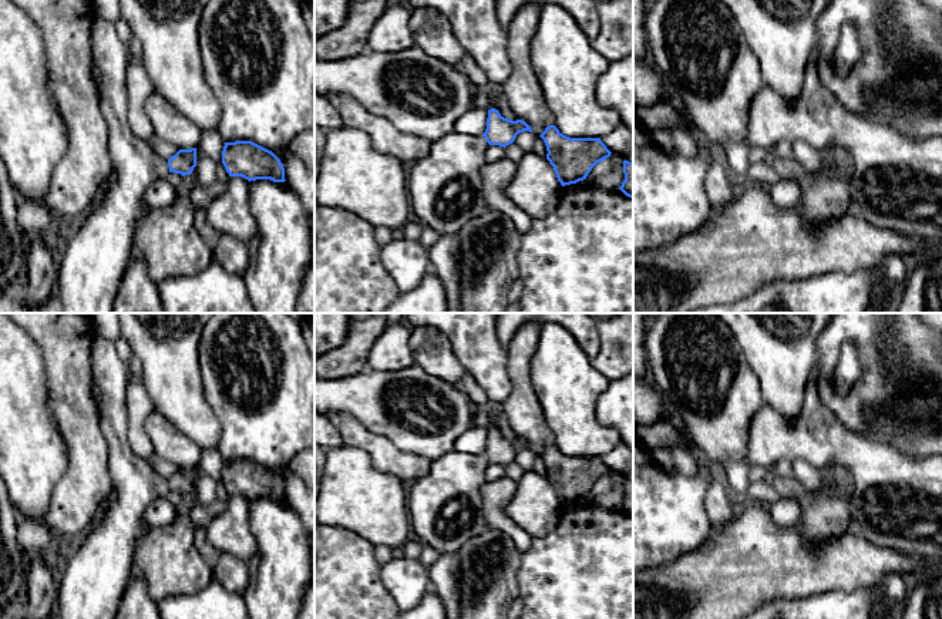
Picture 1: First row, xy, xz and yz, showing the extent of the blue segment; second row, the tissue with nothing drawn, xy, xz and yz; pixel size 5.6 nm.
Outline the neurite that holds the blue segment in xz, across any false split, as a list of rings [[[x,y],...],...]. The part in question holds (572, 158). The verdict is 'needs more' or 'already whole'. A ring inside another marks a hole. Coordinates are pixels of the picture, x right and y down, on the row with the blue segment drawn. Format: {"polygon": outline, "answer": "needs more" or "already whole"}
{"polygon": [[[555,125],[546,127],[539,137],[562,186],[586,179],[592,168],[612,154],[600,138],[569,138]]], "answer": "already whole"}

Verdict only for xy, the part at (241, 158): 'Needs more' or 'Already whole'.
Already whole

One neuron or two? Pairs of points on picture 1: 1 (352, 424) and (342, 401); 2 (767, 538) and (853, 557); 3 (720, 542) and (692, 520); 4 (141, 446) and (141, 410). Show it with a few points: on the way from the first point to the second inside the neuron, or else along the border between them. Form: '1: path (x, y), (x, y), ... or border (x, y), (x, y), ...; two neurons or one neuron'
1: border (329, 413), (349, 413), (374, 434); two neurons
2: path (789, 559), (801, 572), (816, 572), (831, 567); one neuron
3: border (712, 531), (695, 549), (683, 554); two neurons
4: path (137, 437), (137, 419); one neuron

